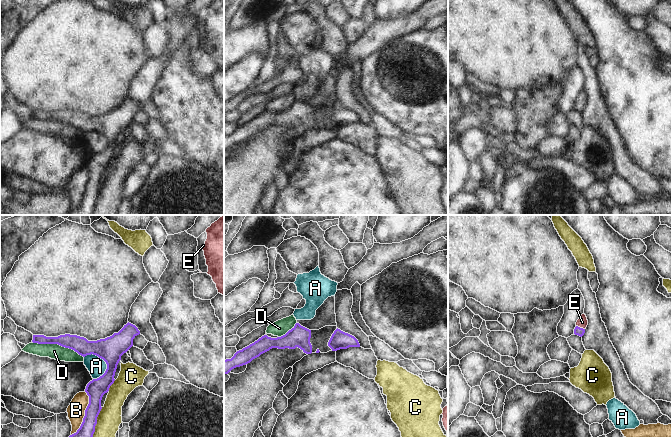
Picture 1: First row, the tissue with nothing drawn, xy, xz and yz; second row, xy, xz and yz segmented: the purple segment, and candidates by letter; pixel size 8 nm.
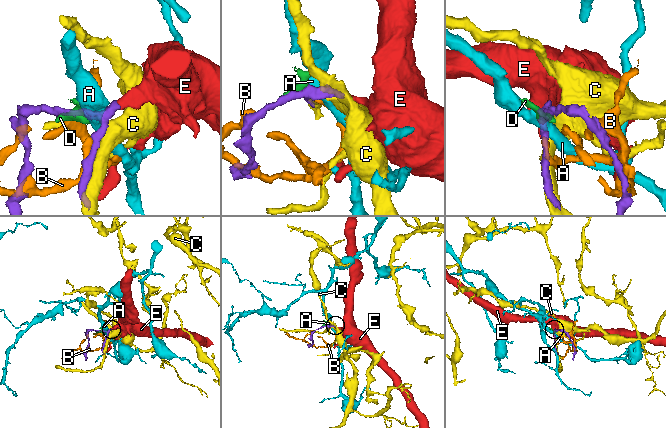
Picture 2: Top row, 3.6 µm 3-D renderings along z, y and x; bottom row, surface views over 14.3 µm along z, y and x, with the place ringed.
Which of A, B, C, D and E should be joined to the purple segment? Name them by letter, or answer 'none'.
E

